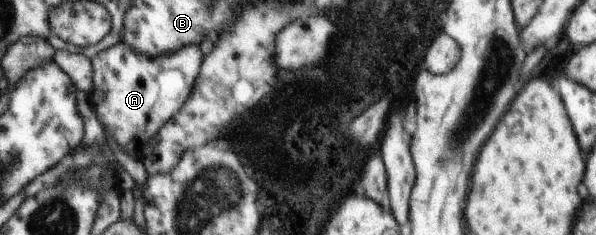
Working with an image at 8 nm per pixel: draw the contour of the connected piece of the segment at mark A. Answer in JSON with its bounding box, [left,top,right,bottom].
[89,42,204,156]

